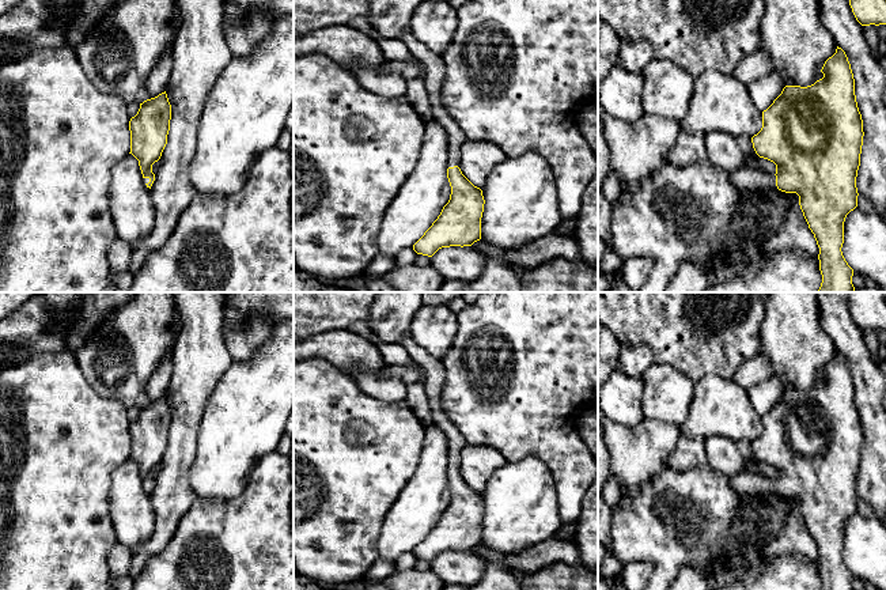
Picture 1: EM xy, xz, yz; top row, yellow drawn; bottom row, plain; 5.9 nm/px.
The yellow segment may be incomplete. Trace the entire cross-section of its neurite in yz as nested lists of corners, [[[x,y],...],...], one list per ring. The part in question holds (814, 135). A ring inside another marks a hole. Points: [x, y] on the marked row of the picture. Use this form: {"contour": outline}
{"contour": [[[837,46],[836,53],[825,61],[821,72],[823,77],[811,86],[785,86],[773,103],[762,111],[762,128],[751,137],[751,143],[760,158],[776,164],[776,173],[766,174],[745,164],[735,171],[730,171],[730,177],[739,192],[776,186],[781,192],[796,193],[803,216],[819,247],[818,260],[822,283],[818,292],[855,292],[852,284],[853,269],[845,261],[841,247],[845,218],[857,207],[856,177],[864,136],[863,120],[856,102],[851,64],[841,48]]]}

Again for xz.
{"contour": [[[409,29],[400,39],[425,68],[424,86],[432,116],[448,136],[447,178],[451,186],[450,200],[432,226],[413,245],[417,254],[432,257],[442,247],[472,246],[481,239],[481,218],[485,200],[482,190],[474,186],[458,167],[461,145],[467,139],[442,103],[442,86],[446,75],[443,58],[420,44]]]}

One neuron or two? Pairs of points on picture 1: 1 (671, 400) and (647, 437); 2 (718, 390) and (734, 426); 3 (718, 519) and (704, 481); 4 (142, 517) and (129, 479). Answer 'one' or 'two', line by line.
1: two
2: one
3: one
4: one

